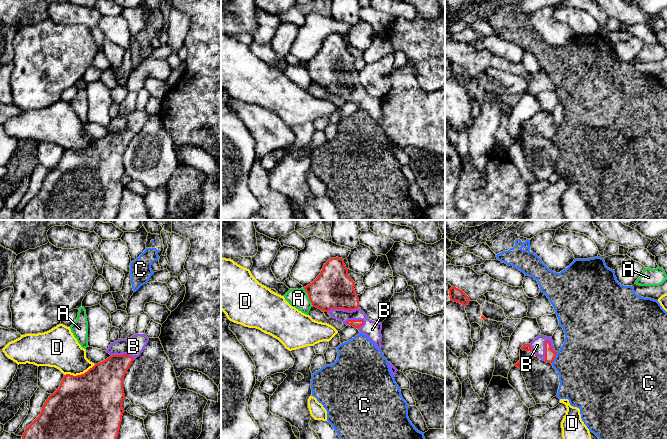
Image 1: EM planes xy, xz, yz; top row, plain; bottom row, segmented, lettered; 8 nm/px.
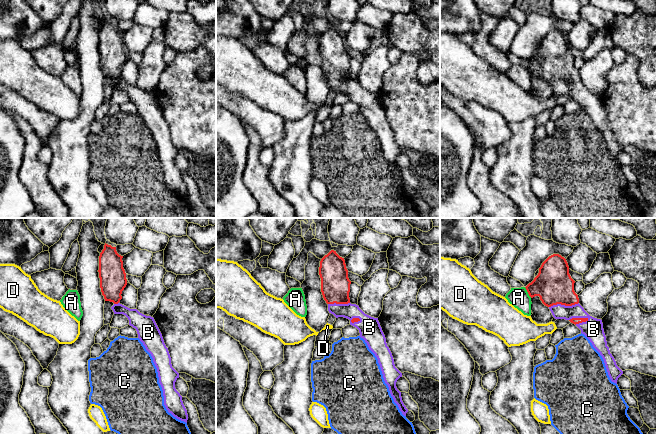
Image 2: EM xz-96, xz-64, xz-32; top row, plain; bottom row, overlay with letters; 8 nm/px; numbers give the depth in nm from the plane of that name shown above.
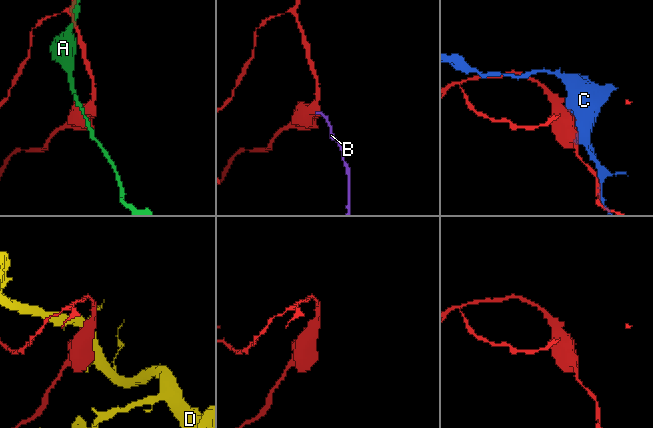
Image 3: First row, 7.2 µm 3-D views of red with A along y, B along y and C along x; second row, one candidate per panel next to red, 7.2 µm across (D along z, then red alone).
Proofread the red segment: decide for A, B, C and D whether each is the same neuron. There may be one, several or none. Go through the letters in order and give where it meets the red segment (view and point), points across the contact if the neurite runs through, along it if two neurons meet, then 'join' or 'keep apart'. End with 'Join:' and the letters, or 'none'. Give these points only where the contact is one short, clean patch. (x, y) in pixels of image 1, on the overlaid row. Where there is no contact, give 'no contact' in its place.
A: contact xz (308, 296); keep apart
B: contact yz (545, 350); way yz (550, 354), (545, 350), (540, 345), (537, 345); join
C: contact yz (555, 356); keep apart
D: contact xy (79, 375); keep apart
Join: B

